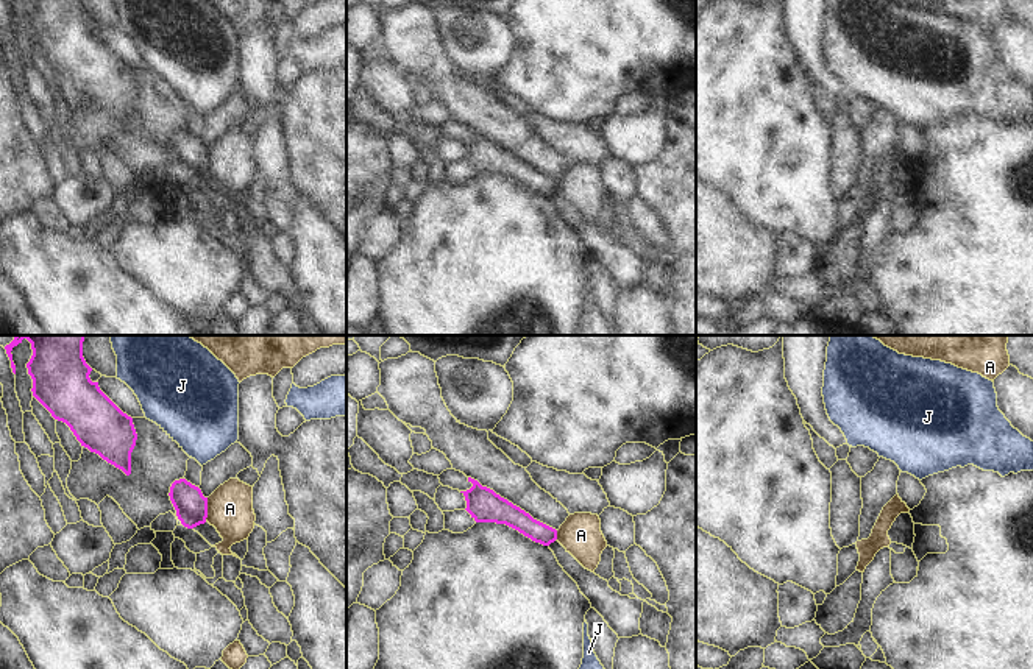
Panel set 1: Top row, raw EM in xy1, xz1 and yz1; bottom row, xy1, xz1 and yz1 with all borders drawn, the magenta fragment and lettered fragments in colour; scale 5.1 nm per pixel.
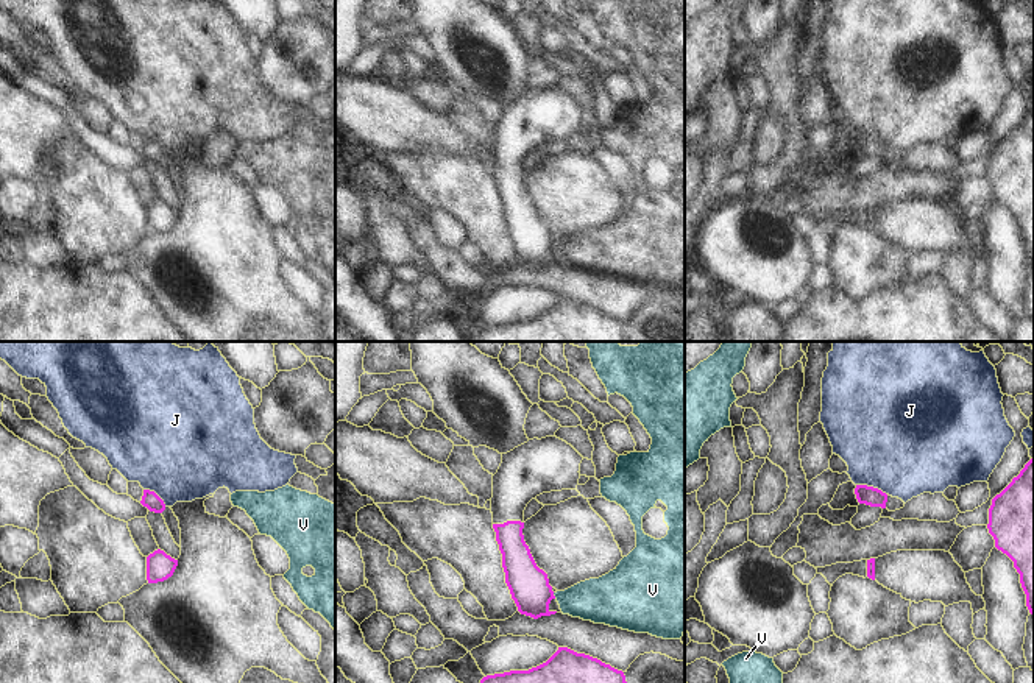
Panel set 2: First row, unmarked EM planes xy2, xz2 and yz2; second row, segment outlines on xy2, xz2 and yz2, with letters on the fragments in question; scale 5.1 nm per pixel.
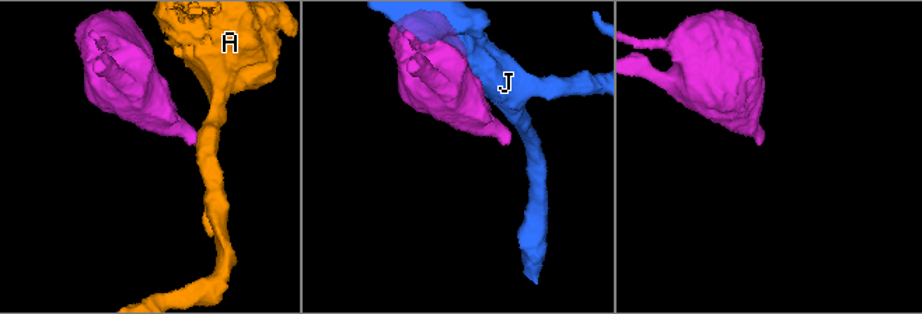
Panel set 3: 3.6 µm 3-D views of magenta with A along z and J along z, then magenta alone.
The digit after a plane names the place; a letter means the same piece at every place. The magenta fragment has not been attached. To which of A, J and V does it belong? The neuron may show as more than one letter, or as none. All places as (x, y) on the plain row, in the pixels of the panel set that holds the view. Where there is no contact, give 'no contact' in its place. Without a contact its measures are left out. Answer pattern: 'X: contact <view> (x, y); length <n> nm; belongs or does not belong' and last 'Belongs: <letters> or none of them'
A: contact xy1 (206, 159); length 120 nm; does not belong
J: contact yz2 (872, 138); length 170 nm; does not belong
V: contact xz2 (554, 247); length 40 nm; does not belong
Belongs: none of them

